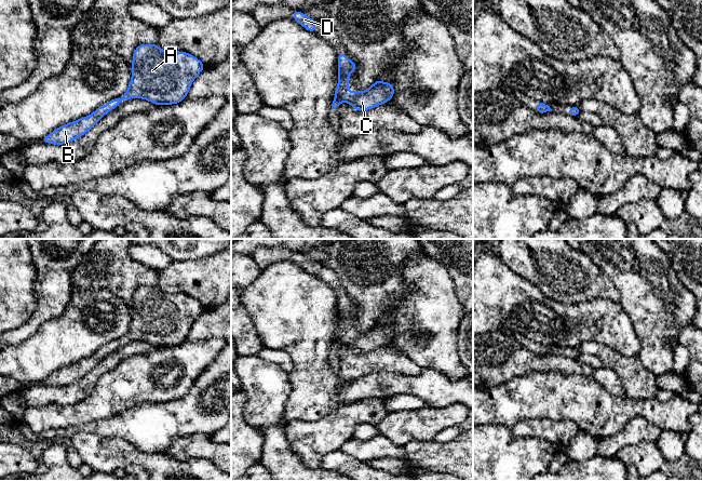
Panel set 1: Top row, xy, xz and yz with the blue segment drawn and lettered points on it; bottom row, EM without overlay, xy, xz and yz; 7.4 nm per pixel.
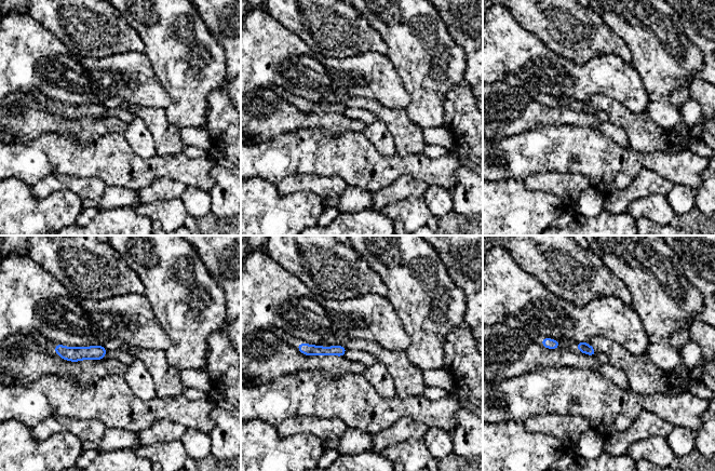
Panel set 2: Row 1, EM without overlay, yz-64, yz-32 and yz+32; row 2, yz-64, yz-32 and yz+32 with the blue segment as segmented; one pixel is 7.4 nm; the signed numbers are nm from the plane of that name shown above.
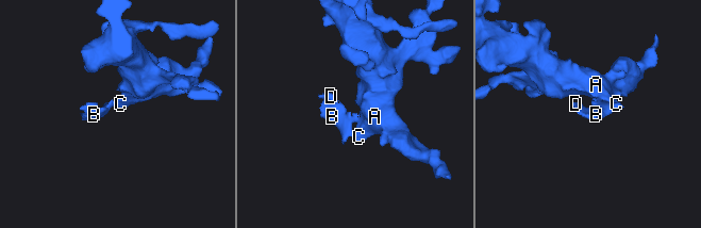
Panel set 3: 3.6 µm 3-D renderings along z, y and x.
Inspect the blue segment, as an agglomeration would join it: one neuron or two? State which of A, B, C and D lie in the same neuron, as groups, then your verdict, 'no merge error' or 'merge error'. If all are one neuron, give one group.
A B C D | no merge error

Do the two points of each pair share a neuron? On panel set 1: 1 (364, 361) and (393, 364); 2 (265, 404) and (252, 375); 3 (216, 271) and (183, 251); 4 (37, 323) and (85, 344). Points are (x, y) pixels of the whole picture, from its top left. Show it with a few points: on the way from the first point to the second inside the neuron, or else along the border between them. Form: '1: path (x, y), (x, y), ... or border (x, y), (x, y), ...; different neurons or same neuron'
1: path (372, 361), (386, 361); same neuron
2: path (265, 397), (265, 388), (259, 383); same neuron
3: border (219, 251), (199, 258), (173, 261); different neurons
4: border (63, 311), (57, 317), (46, 321), (22, 342); different neurons

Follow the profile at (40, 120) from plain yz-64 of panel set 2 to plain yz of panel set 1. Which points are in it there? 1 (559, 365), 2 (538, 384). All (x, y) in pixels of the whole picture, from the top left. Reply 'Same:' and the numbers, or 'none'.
Same: 1

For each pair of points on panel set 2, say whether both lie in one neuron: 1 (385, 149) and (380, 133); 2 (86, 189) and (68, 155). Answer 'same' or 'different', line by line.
1: same
2: different

